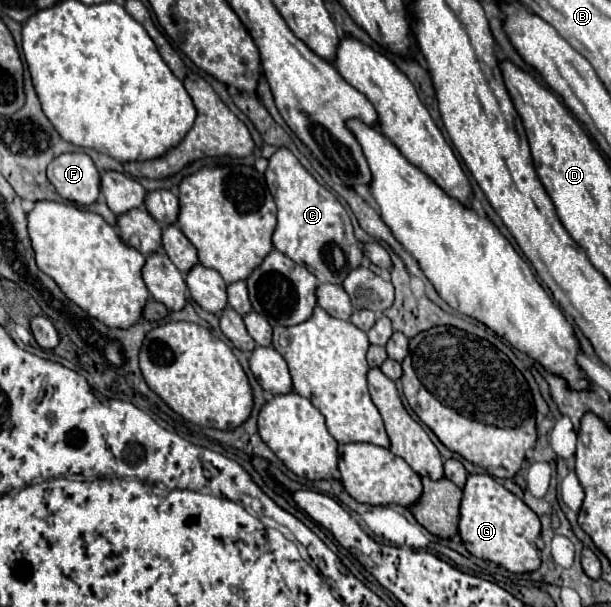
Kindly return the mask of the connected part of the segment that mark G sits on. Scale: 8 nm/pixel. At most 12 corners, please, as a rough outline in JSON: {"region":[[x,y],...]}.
{"region":[[493,476],[467,478],[459,536],[509,572],[539,568],[539,518]]}

